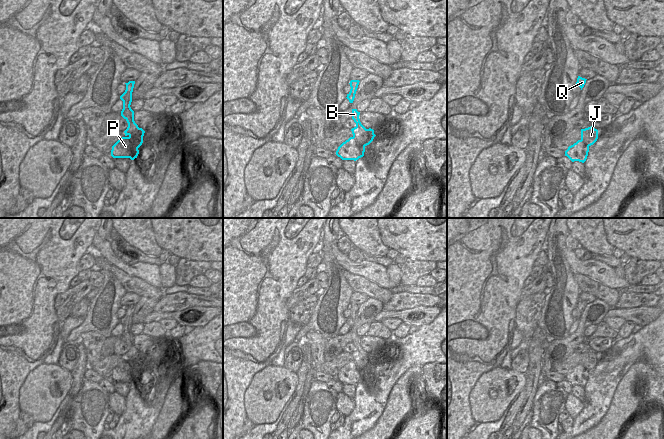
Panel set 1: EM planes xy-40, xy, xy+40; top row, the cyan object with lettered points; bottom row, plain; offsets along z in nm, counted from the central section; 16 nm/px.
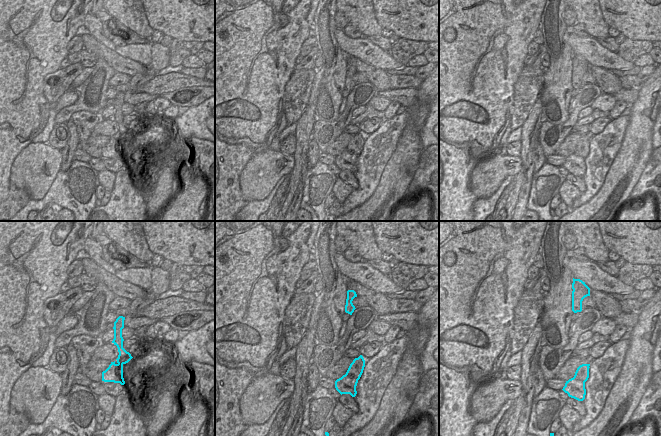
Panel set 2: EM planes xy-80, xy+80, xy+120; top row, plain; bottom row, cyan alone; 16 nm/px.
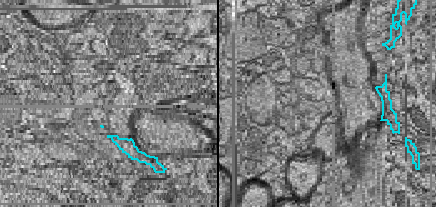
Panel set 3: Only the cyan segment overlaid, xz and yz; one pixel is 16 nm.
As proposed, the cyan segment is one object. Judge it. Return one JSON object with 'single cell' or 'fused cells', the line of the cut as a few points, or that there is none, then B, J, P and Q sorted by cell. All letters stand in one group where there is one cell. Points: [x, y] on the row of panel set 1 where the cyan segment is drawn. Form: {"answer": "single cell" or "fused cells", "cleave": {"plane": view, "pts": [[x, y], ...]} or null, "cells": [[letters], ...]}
{"answer": "fused cells", "cleave": {"plane": "xy", "pts": [[353, 136], [361, 146], [360, 148], [364, 150]]}, "cells": [["B", "J", "Q"], ["P"]]}

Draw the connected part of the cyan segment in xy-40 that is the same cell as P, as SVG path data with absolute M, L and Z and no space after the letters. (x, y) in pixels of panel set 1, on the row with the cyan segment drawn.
M131 137L120 138L113 146L111 150L111 156L113 158L130 158L134 160L137 158L139 150L134 145Z

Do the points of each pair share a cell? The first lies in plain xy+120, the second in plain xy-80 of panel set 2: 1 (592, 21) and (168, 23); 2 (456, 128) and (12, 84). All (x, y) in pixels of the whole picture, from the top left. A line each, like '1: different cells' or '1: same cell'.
1: different cells
2: same cell

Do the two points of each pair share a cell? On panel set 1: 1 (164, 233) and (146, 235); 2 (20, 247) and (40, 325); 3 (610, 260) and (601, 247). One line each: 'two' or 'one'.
1: two
2: one
3: two

